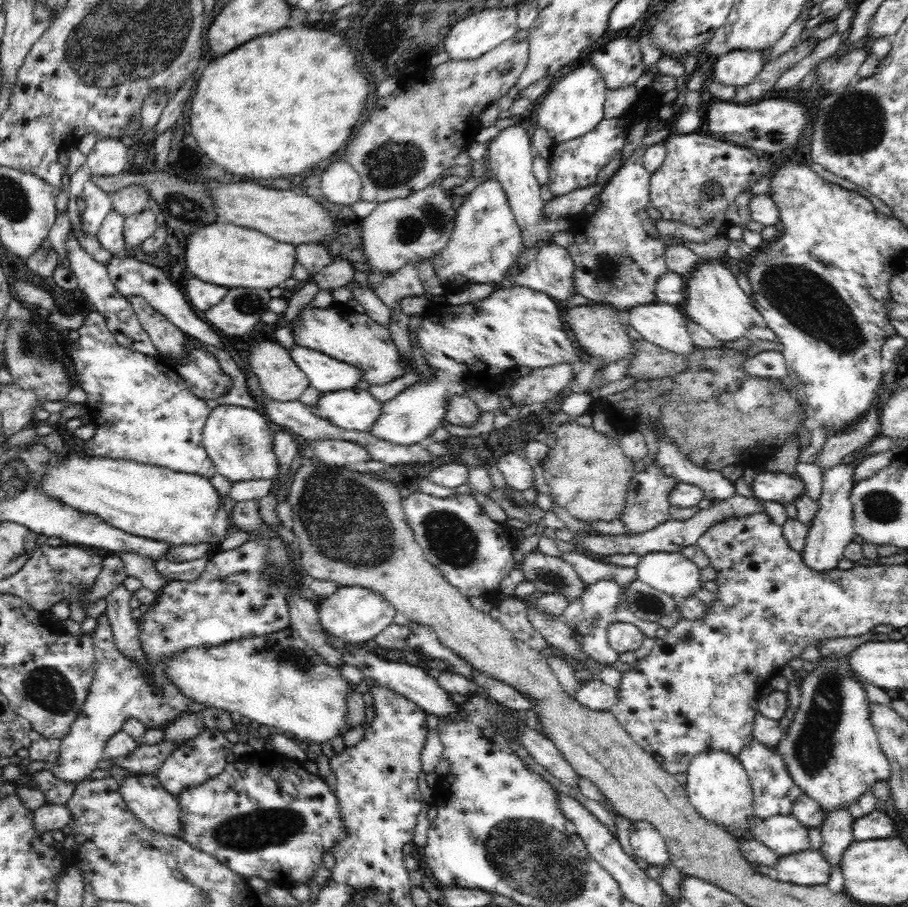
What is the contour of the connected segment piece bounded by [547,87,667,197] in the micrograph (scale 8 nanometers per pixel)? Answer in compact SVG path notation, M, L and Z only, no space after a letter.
M652 87L646 92L640 92L636 101L630 109L625 111L617 118L605 118L598 122L595 128L592 128L586 135L572 138L572 140L564 140L564 142L556 142L550 146L550 158L548 158L548 181L547 185L553 197L562 196L563 194L572 192L574 189L586 188L594 185L596 174L600 168L604 168L610 160L614 160L620 155L620 151L626 142L626 136L630 128L637 121L646 119L651 121L658 118L658 111L667 100L667 97L654 92Z

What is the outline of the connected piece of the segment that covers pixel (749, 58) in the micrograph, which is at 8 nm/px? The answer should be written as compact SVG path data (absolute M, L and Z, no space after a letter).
M735 49L716 57L713 73L724 86L740 87L750 84L750 78L763 68L761 52L756 49Z

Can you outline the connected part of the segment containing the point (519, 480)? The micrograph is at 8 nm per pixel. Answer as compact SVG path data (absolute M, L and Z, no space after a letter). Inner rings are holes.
M524 452L500 456L496 464L508 487L518 491L534 487L532 468L527 462Z

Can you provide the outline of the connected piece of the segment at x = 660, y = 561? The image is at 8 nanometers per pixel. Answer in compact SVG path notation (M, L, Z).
M649 552L639 558L635 566L636 576L644 584L663 592L674 600L695 596L696 588L703 586L698 582L698 567L678 552Z

